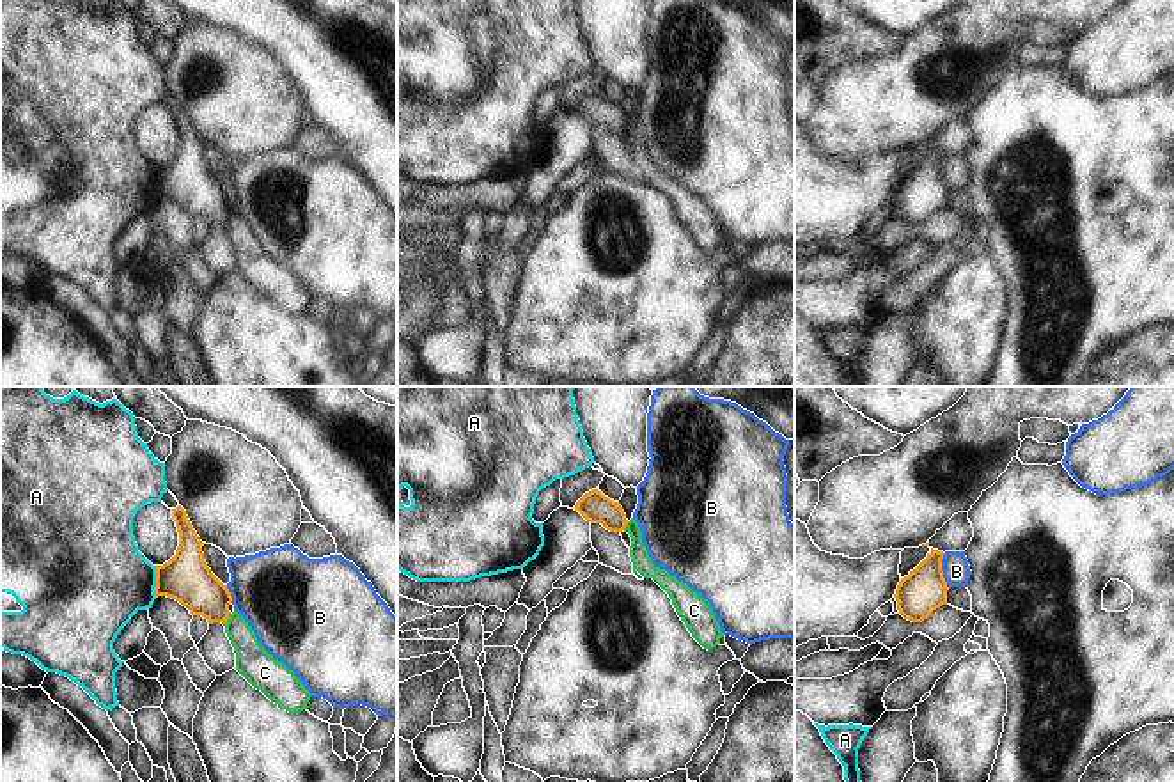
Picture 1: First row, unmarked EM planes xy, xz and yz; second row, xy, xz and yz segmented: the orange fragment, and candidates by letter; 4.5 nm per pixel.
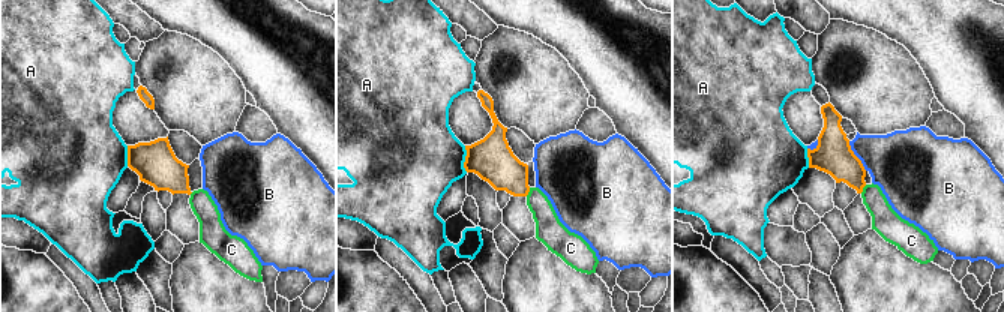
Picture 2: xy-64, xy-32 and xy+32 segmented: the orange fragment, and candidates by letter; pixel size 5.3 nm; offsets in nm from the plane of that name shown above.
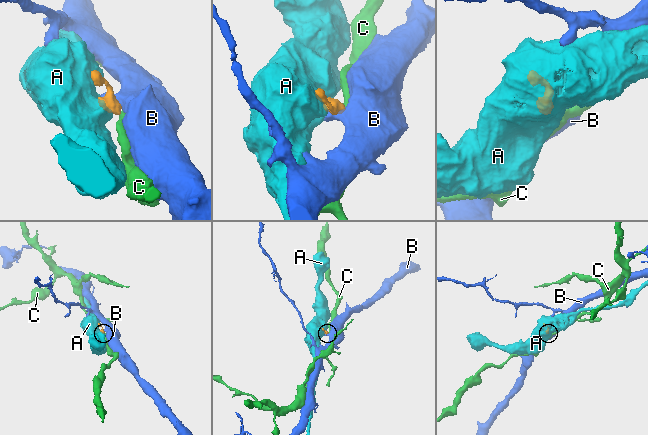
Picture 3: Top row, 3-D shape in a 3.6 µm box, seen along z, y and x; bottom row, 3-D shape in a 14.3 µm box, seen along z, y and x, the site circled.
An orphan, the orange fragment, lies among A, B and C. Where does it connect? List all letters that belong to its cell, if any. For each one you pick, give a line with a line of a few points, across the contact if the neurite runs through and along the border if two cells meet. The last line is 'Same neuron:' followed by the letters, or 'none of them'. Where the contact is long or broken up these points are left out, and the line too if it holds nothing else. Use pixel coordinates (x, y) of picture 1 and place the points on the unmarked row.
Same neuron: none of them

